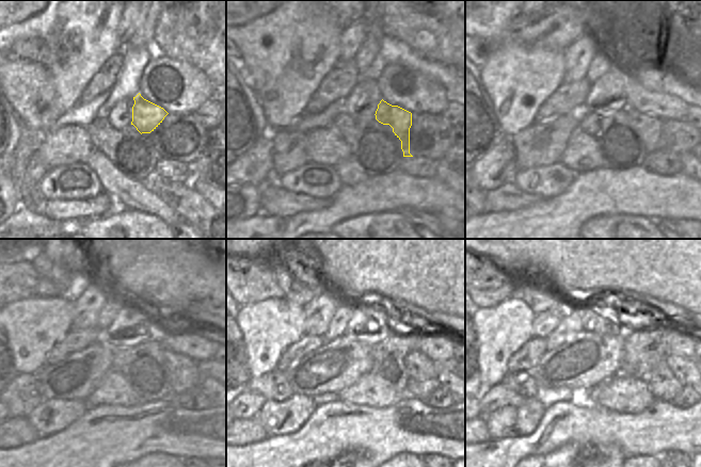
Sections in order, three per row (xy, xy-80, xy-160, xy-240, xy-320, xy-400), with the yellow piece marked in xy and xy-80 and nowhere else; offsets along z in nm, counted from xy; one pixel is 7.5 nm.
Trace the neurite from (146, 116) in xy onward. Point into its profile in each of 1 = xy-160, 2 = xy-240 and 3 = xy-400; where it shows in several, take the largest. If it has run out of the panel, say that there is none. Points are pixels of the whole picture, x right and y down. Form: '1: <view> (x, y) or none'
1: xy-160 (650, 127)
2: xy-240 (184, 371)
3: xy-400 (663, 384)

